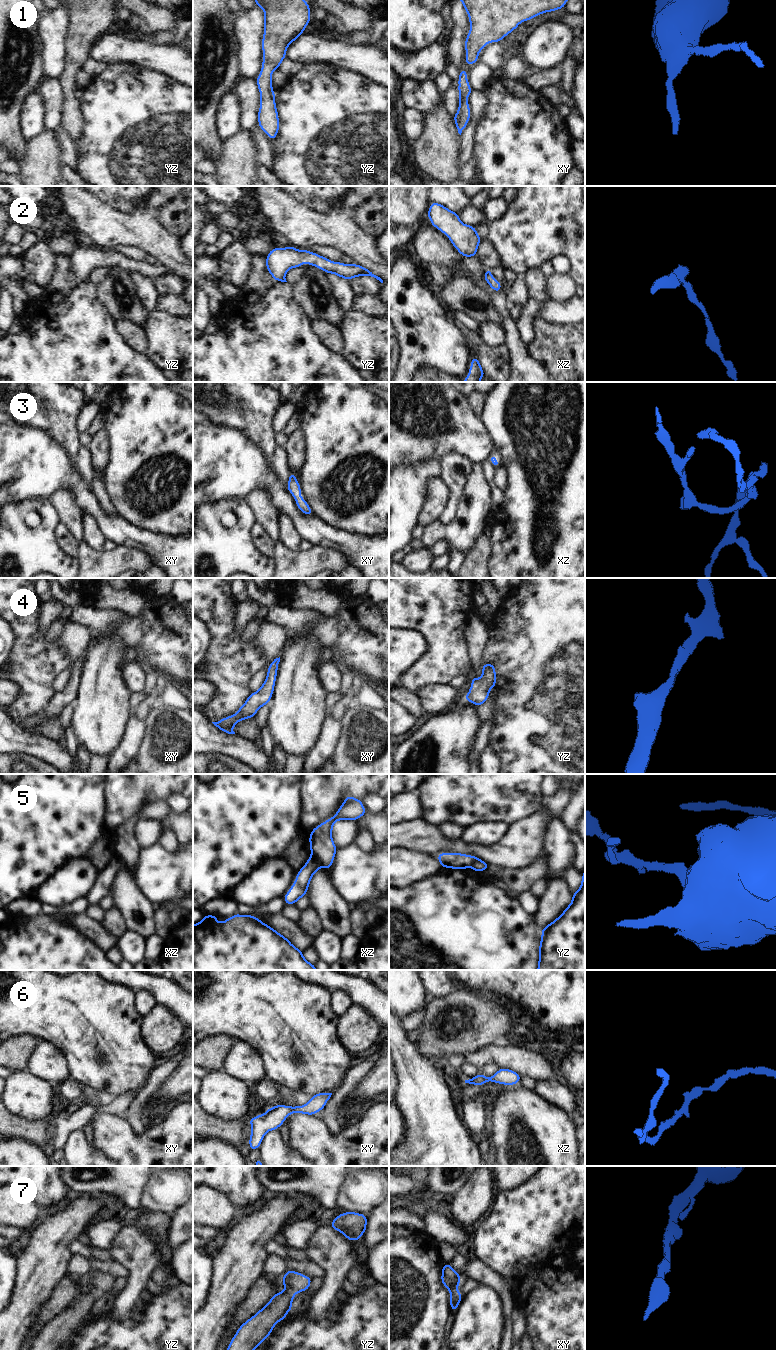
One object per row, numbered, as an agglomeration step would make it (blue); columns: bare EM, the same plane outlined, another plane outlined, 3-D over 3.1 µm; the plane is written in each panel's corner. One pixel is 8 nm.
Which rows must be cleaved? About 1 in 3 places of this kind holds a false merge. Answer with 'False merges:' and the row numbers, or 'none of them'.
False merges: 5

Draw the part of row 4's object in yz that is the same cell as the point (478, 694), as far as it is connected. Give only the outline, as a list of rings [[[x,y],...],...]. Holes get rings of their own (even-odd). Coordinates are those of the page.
[[[483,664],[481,677],[471,677],[470,679],[472,684],[469,692],[465,695],[465,700],[479,707],[489,698],[490,690],[496,688],[497,674],[494,664]]]

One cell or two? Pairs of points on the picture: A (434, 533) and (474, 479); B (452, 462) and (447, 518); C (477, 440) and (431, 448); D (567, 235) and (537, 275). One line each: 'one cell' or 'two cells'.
A: one cell
B: one cell
C: one cell
D: two cells

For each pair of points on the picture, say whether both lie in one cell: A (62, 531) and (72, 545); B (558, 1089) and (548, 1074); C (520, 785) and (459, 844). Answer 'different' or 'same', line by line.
A: same
B: different
C: different

